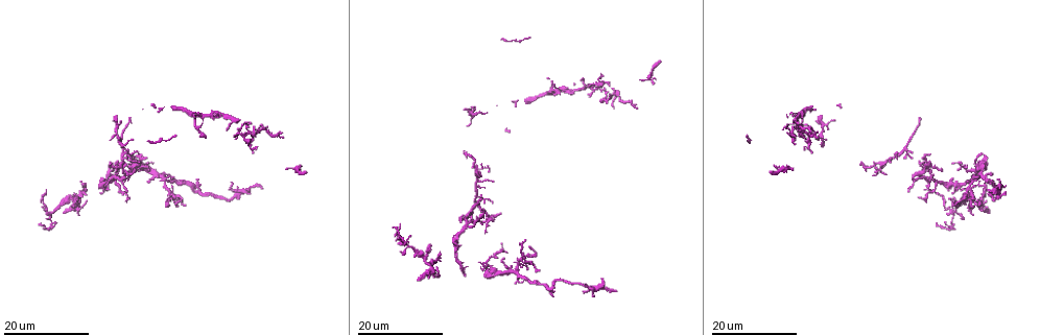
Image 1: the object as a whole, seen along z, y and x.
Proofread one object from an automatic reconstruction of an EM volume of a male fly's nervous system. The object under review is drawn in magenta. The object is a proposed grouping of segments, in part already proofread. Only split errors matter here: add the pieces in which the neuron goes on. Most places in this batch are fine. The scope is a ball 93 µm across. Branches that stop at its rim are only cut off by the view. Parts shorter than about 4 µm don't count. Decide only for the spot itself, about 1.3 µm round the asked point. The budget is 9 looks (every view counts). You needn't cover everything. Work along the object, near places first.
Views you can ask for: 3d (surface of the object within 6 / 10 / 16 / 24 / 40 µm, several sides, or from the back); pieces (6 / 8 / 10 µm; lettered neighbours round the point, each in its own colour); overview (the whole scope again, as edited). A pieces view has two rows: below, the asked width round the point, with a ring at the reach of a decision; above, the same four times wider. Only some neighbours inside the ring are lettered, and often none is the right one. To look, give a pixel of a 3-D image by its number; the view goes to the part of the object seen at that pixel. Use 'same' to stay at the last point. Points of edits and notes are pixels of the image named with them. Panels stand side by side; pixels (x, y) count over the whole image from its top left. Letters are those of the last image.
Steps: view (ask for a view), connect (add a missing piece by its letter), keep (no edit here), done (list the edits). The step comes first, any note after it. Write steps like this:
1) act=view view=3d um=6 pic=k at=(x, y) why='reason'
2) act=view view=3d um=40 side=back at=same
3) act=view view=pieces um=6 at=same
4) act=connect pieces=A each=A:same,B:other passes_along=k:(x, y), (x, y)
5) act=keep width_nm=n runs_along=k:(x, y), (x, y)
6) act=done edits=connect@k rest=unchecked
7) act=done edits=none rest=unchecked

act=view view=3d um=16 pic=1 at=(177, 207) why='an open end'

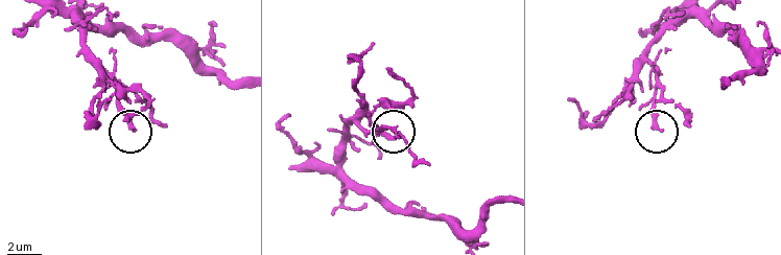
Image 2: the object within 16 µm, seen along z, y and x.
act=view view=pieces um=8 pic=2 at=(132, 129) why='see the neighbours'

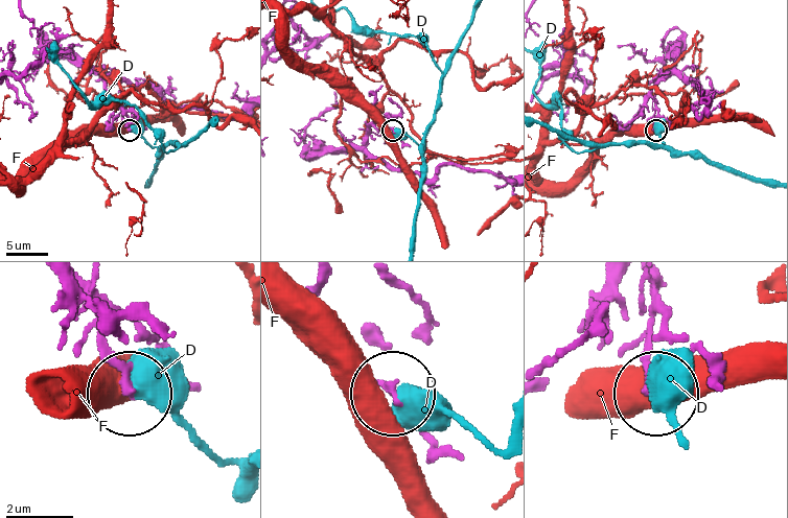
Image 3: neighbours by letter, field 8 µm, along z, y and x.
act=keep width_nm=230 each=D:other,F:other found='none of them fits'

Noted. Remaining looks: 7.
act=view view=3d um=24 pic=1 at=(966, 183) why='branch stops here'

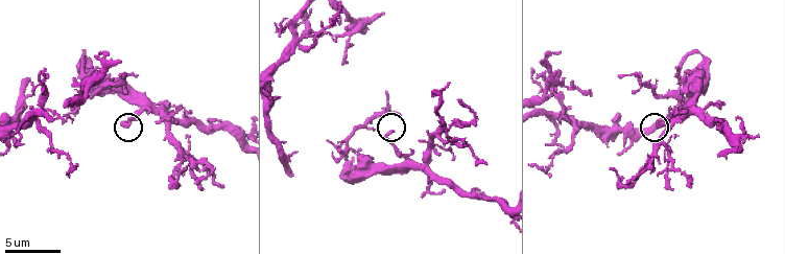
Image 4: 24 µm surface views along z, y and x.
act=view view=pieces um=6 pic=4 at=(130, 122)

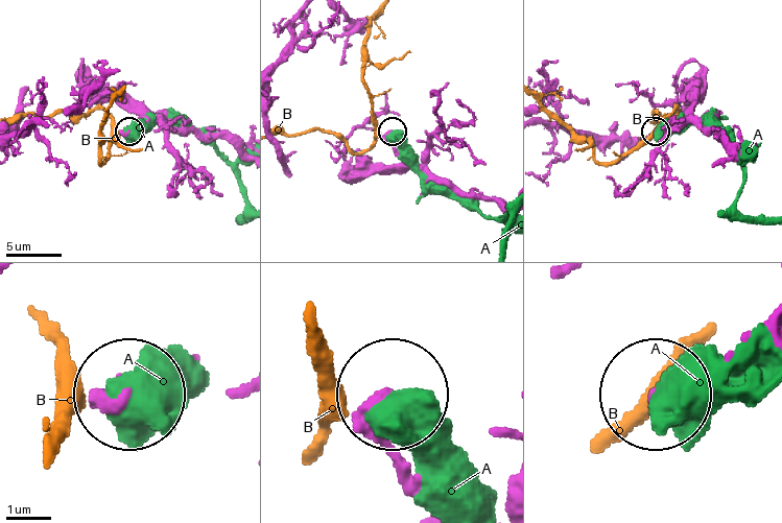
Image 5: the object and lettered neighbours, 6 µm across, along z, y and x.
act=keep width_nm=230 each=A:other,B:other found='none of them fits'

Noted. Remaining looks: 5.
act=view view=pieces um=6 pic=4 at=(77, 163) why='thin end'

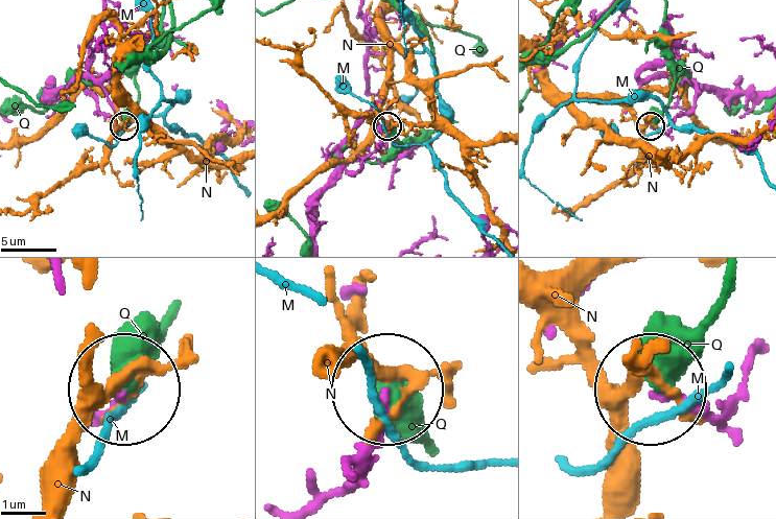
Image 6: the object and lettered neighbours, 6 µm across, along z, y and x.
act=keep width_nm=190 each=M:other,N:other,Q:other runs_along=6:(759, 348), (714, 400), (651, 393) found='no lettered piece goes on from it'

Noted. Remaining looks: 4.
act=view view=3d um=24 pic=1 at=(131, 138) why='an open end'

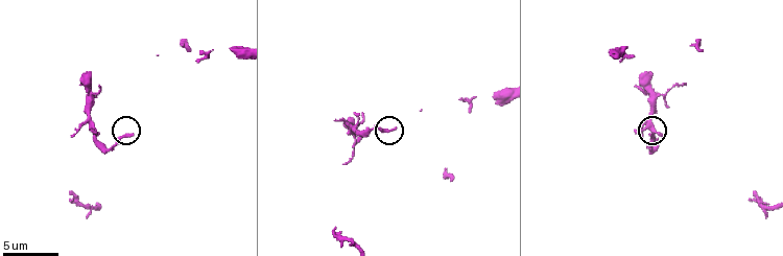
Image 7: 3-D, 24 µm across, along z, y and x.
act=view view=pieces um=8 pic=7 at=(649, 135)

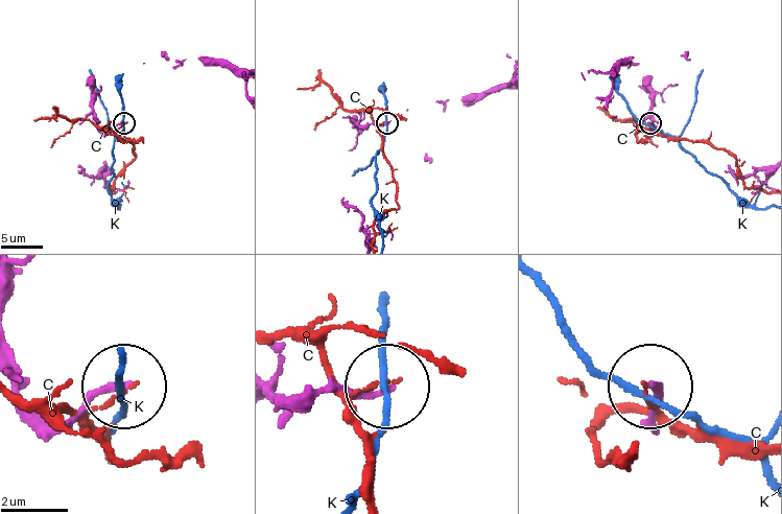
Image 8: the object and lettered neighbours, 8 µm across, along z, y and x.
act=keep each=C:other,K:other found='no lettered piece goes on from it'

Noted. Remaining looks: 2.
act=done edits=none rest=unchecked

